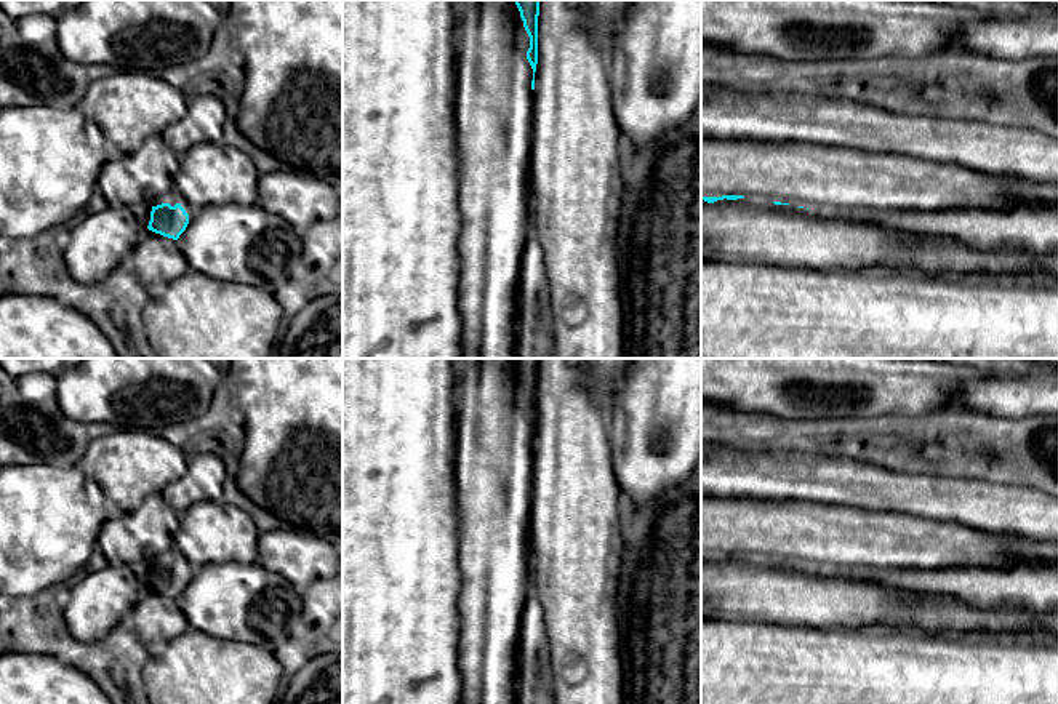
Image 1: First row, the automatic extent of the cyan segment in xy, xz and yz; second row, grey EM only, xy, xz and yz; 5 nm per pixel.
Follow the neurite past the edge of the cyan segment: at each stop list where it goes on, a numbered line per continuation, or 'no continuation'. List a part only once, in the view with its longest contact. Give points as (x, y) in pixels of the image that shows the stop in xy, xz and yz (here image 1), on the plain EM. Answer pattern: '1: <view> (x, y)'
1: xy (173, 554)

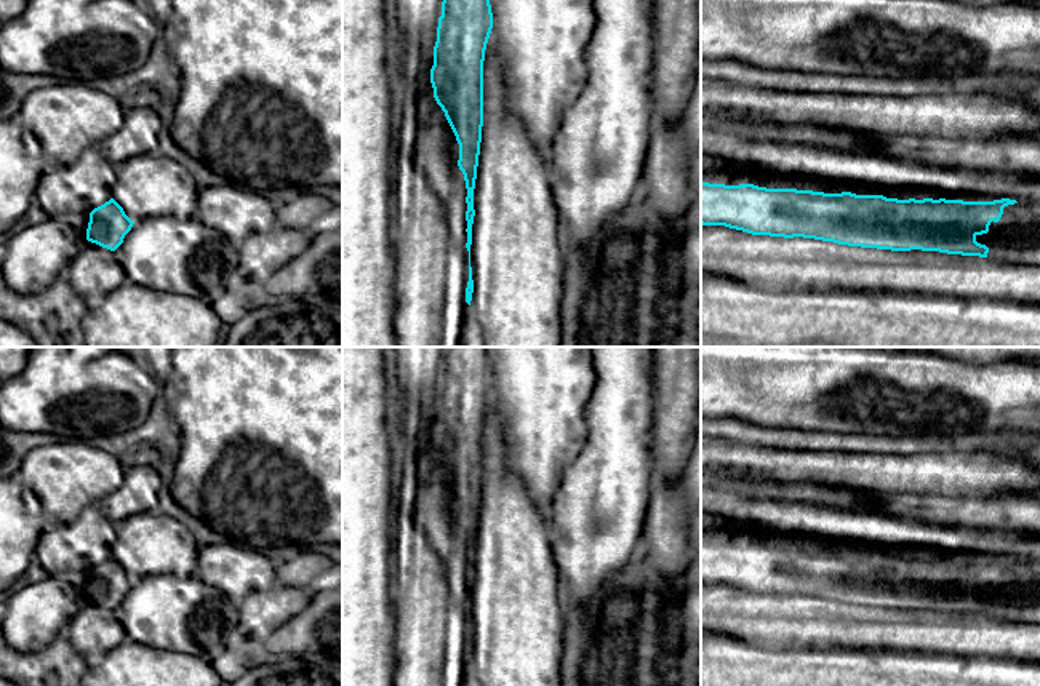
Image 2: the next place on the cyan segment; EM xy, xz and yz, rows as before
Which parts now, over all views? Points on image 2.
1: yz (1015, 597)

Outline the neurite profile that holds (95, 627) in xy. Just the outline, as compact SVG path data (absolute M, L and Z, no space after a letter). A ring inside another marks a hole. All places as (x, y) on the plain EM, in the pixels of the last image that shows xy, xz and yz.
M88 598L82 601L64 635L82 657L112 651L128 638L114 609Z

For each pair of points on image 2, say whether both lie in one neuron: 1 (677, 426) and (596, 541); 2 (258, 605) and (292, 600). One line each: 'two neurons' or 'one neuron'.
1: two neurons
2: one neuron

